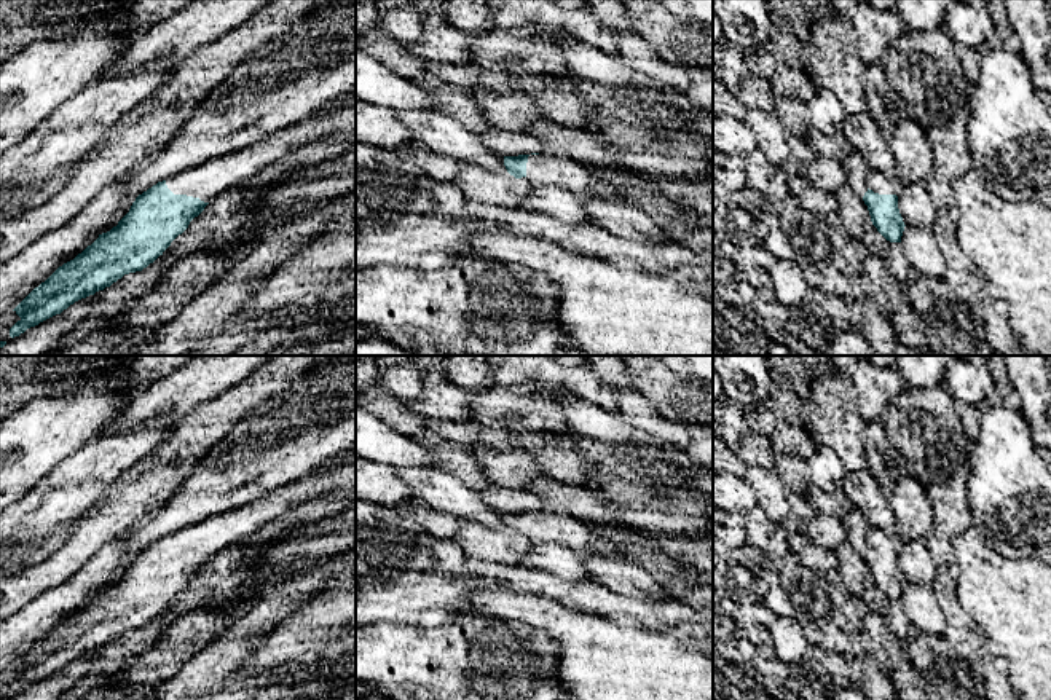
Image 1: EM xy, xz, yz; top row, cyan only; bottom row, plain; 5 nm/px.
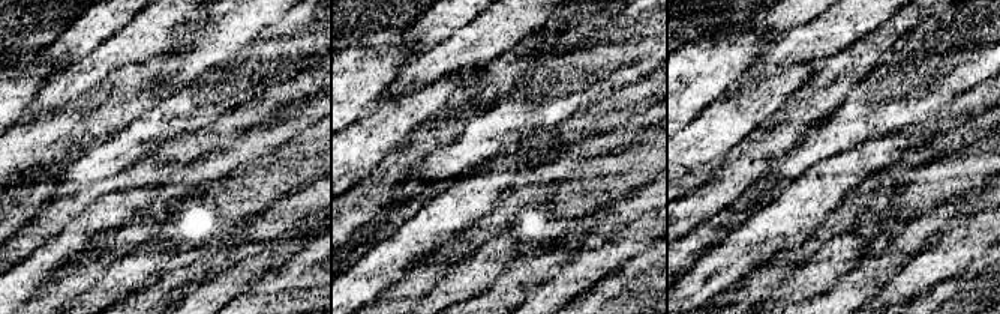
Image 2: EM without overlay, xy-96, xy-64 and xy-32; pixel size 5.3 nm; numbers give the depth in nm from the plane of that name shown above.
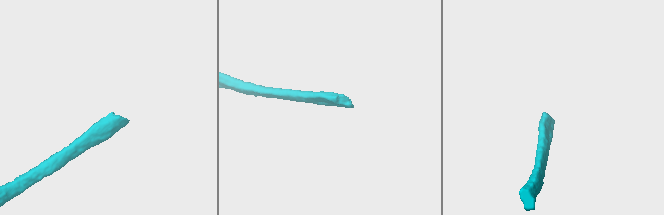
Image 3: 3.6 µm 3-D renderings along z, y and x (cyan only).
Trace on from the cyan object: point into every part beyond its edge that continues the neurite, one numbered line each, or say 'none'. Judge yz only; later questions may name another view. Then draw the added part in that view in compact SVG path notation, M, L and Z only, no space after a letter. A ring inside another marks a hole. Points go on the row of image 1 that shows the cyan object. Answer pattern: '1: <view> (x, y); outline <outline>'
1: yz (879, 184); outline M871 171L868 175L868 188L879 195L899 195L901 182L898 179L887 179L880 172Z

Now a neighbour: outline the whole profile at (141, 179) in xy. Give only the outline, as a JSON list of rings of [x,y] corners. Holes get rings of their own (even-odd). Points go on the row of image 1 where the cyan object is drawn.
[[[341,0],[297,21],[285,33],[271,38],[236,65],[231,75],[195,107],[182,131],[159,153],[150,155],[140,167],[126,174],[128,193],[139,196],[158,182],[203,166],[215,156],[265,140],[352,91],[356,91],[356,0]]]

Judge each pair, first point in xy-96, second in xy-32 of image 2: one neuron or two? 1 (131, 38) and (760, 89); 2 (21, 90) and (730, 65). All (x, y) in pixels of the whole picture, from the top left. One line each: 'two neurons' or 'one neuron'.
1: two neurons
2: one neuron

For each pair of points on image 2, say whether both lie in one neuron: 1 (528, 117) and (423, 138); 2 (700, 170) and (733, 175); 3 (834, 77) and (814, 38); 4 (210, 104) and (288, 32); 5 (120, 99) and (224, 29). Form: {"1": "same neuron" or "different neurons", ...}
{"1": "different neurons", "2": "different neurons", "3": "different neurons", "4": "same neuron", "5": "same neuron"}

